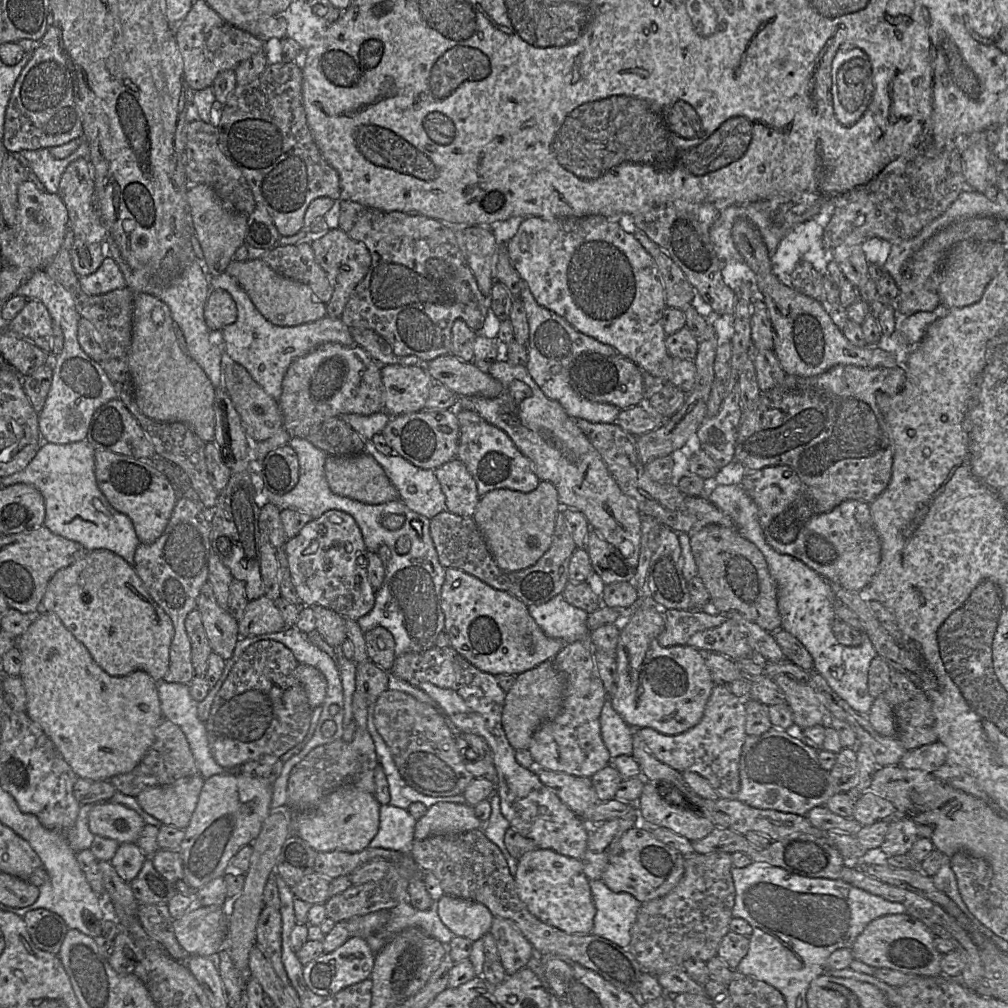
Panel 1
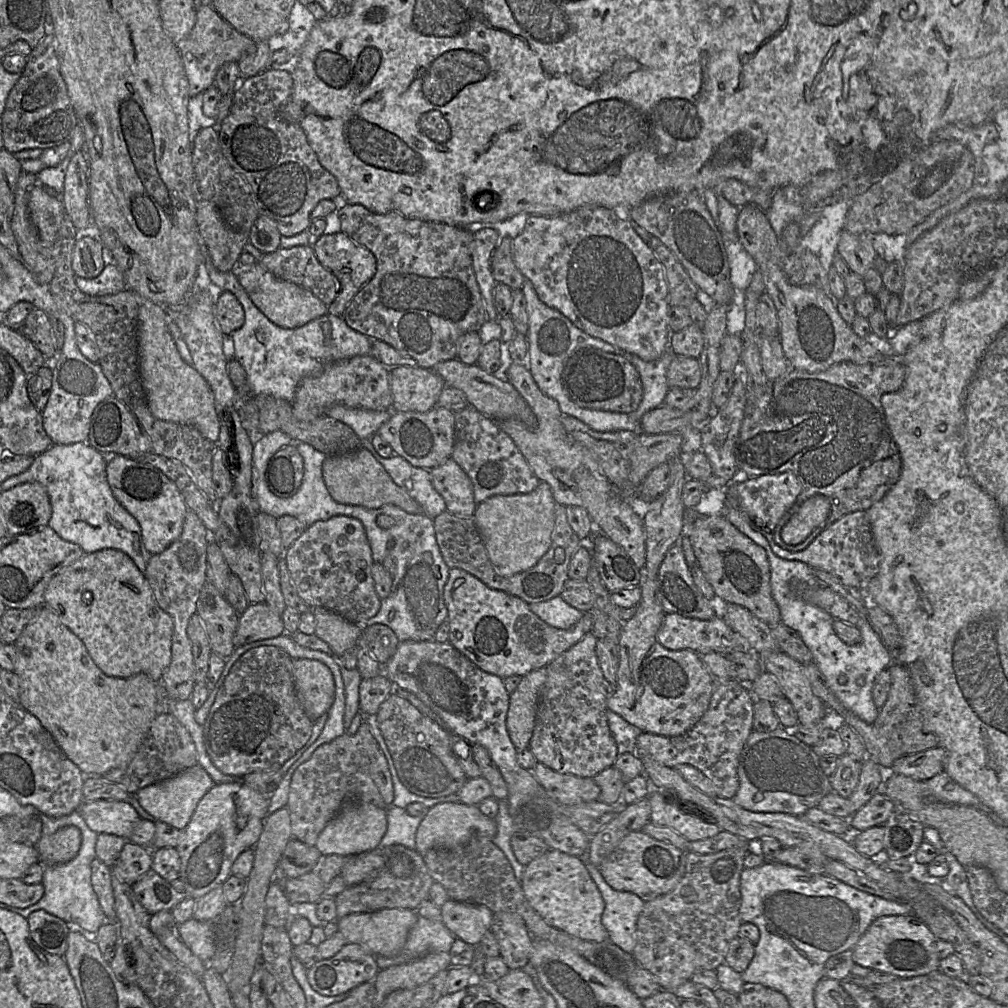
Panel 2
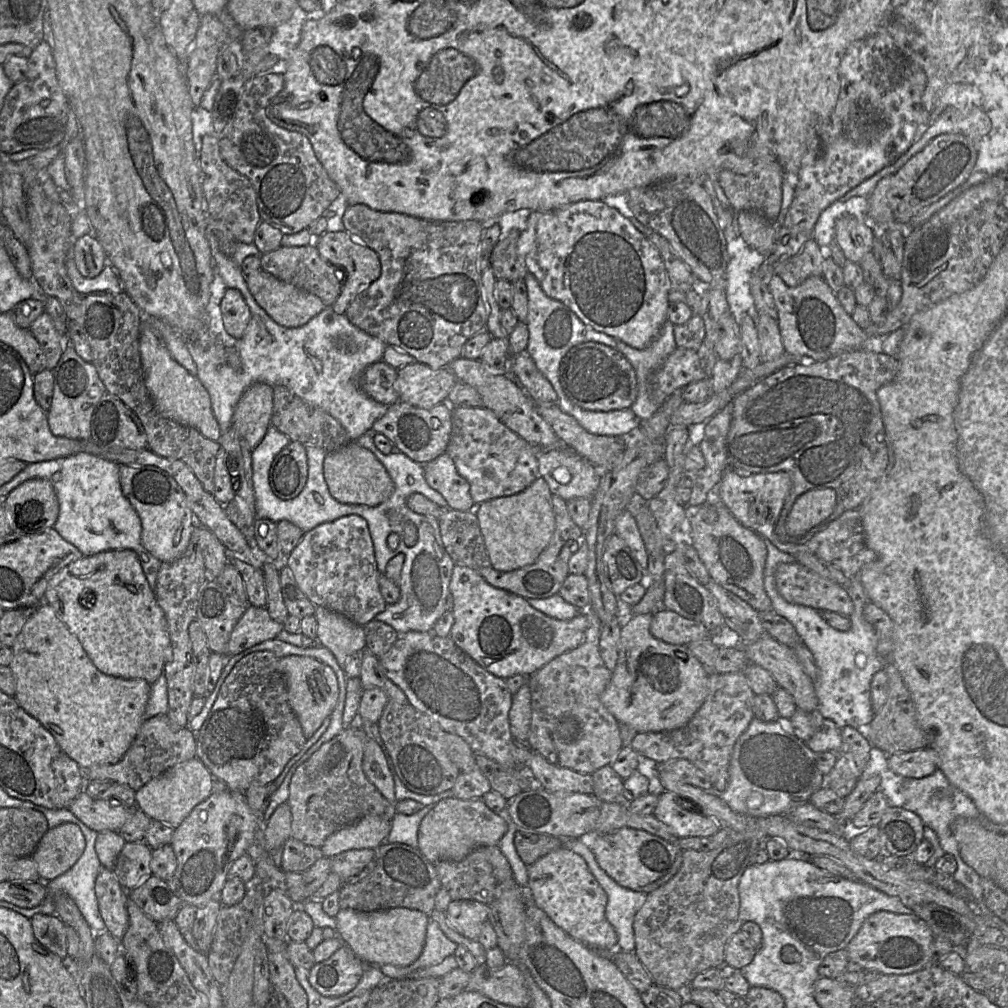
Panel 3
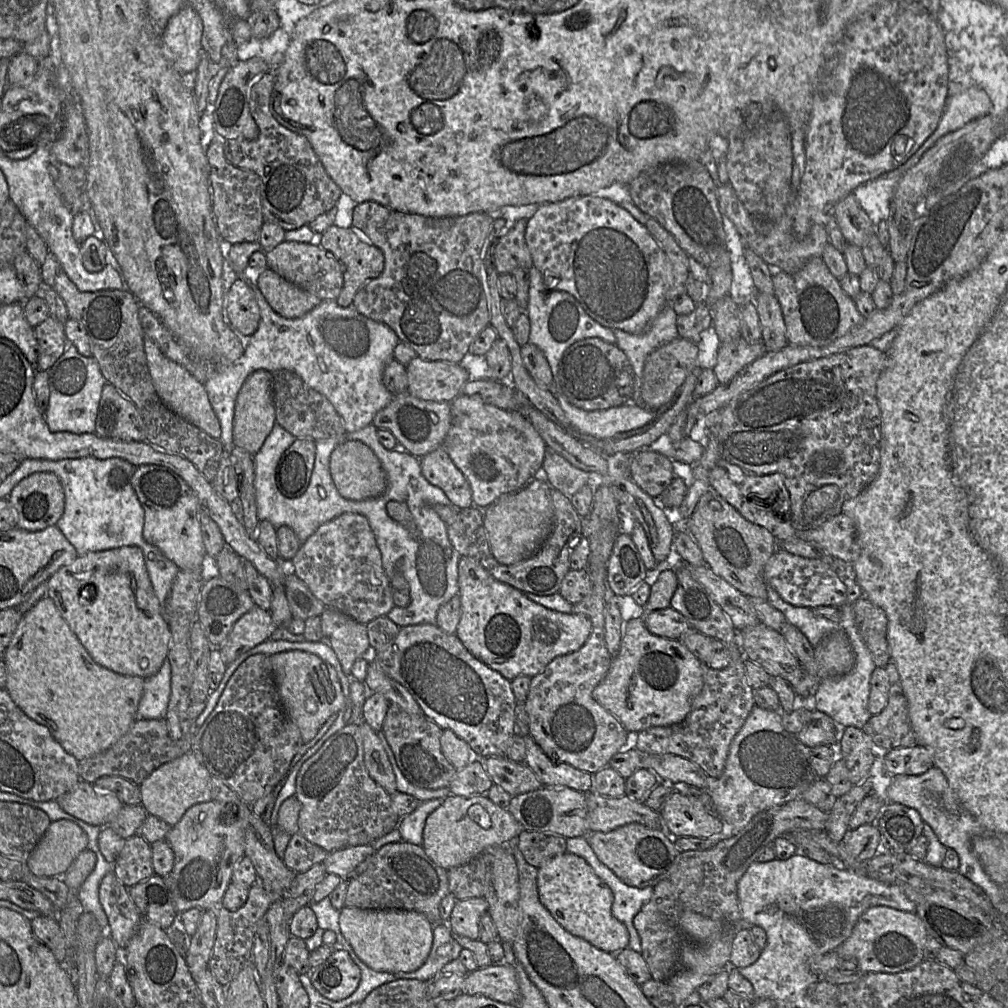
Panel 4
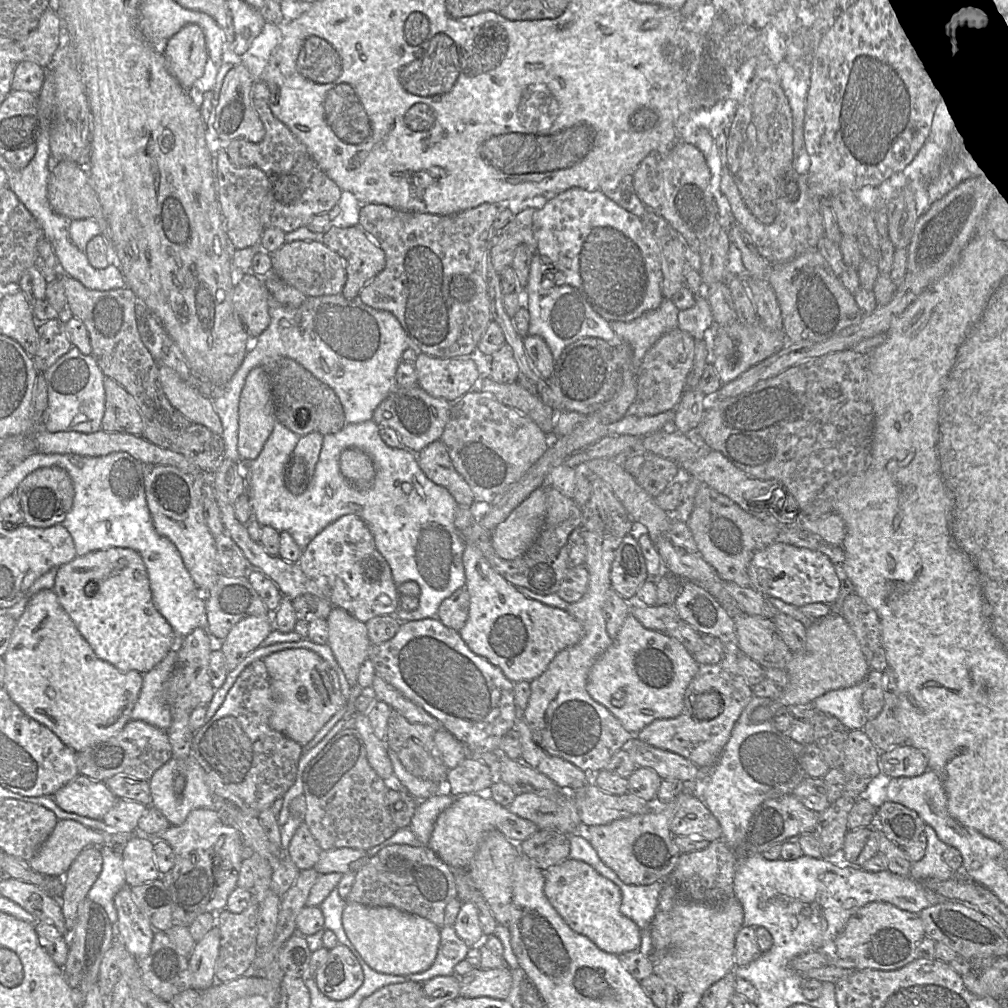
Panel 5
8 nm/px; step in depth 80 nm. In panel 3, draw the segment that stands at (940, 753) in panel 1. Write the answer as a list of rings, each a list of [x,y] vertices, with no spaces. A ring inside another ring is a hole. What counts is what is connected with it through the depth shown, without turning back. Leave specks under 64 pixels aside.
[[[932,747],[896,753],[887,757],[891,771],[907,778],[923,778],[938,769],[938,754]]]

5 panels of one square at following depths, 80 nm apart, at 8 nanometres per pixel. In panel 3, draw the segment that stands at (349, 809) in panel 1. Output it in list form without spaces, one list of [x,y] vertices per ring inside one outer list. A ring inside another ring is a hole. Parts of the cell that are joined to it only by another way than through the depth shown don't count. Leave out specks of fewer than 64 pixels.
[[[367,815],[331,834],[320,849],[323,856],[331,858],[351,849],[377,848],[385,842],[390,829],[390,821],[377,815]]]

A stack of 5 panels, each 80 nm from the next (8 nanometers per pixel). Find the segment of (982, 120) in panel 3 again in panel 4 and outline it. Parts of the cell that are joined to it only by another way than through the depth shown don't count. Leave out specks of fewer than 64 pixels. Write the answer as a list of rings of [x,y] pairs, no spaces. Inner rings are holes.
[[[971,85],[955,95],[949,95],[934,132],[923,142],[920,148],[907,160],[909,161],[920,149],[929,143],[935,143],[942,136],[955,131],[970,121],[992,112],[992,103],[980,87]]]

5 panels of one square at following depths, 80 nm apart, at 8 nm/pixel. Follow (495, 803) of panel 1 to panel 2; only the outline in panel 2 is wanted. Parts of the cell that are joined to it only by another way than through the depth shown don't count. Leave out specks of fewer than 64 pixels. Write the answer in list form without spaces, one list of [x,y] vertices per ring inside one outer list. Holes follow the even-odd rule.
[[[498,800],[498,804],[498,812],[494,817],[497,832],[491,840],[503,851],[511,864],[516,880],[521,883],[525,866],[516,859],[510,843],[513,833],[517,830],[516,825],[509,814],[506,800]]]

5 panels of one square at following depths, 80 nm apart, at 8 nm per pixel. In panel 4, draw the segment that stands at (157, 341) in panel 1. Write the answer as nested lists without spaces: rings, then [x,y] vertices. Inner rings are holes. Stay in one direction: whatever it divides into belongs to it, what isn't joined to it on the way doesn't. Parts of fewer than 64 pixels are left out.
[[[145,336],[144,350],[152,382],[161,401],[186,421],[219,440],[221,437],[220,422],[212,409],[205,386],[184,367],[169,360],[159,347]]]

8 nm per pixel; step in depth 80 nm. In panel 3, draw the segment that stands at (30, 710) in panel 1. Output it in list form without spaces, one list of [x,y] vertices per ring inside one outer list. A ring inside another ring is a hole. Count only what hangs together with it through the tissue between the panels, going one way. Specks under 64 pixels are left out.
[[[45,602],[35,608],[16,637],[12,651],[13,658],[9,667],[15,678],[14,698],[19,706],[51,733],[60,748],[82,770],[88,770],[94,765],[119,762],[145,720],[151,685],[144,679],[124,679],[100,672],[76,635],[69,631],[55,610]]]

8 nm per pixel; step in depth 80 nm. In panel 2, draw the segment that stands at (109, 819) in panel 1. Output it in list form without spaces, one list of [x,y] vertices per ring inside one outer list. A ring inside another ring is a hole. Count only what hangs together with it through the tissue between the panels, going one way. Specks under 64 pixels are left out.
[[[83,801],[78,811],[92,831],[123,837],[127,841],[140,820],[128,801]]]

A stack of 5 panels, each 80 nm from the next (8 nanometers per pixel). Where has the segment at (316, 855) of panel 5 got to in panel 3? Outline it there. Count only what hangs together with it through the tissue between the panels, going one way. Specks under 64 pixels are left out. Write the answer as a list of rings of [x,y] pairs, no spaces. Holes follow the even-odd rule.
[[[289,837],[283,845],[281,868],[287,872],[303,873],[322,857],[319,847],[309,846]]]

